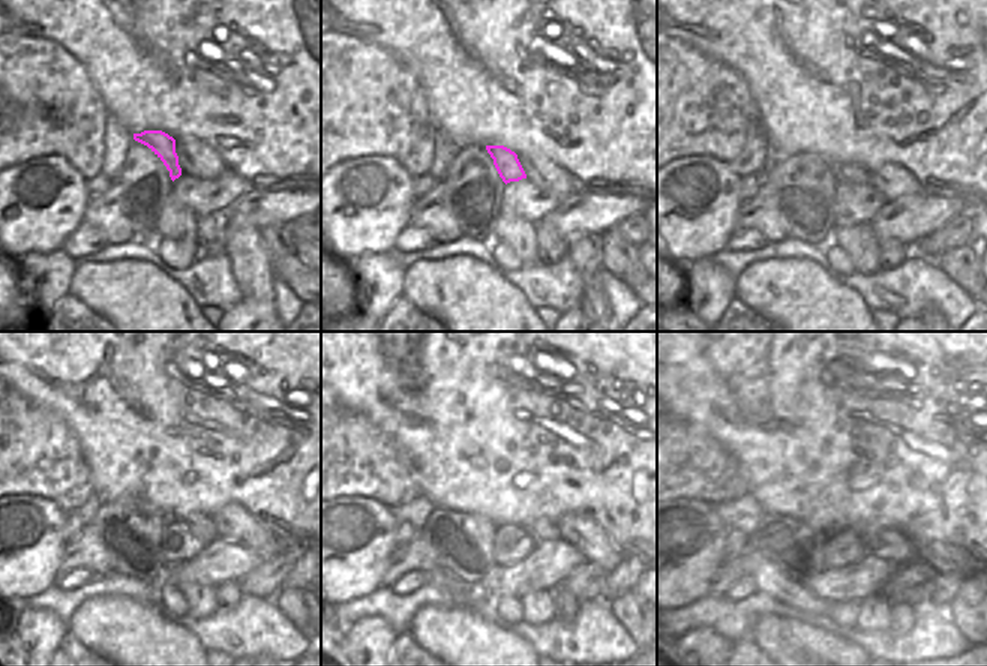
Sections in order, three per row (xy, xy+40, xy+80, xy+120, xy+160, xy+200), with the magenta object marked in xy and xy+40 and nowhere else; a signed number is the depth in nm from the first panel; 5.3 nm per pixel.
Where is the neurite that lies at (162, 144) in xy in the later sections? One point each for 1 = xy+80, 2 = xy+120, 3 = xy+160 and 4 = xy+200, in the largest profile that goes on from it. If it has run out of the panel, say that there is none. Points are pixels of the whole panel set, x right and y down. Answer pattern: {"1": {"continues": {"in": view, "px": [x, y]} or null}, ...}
{"1": {"continues": {"in": "xy+80", "px": [854, 173]}}, "2": {"continues": {"in": "xy+120", "px": [201, 525]}}, "3": {"continues": {"in": "xy+160", "px": [542, 530]}}, "4": {"continues": {"in": "xy+200", "px": [906, 542]}}}

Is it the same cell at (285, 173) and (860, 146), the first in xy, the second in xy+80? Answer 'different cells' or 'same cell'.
same cell

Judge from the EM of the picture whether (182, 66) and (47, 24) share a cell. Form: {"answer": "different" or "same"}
{"answer": "same"}

